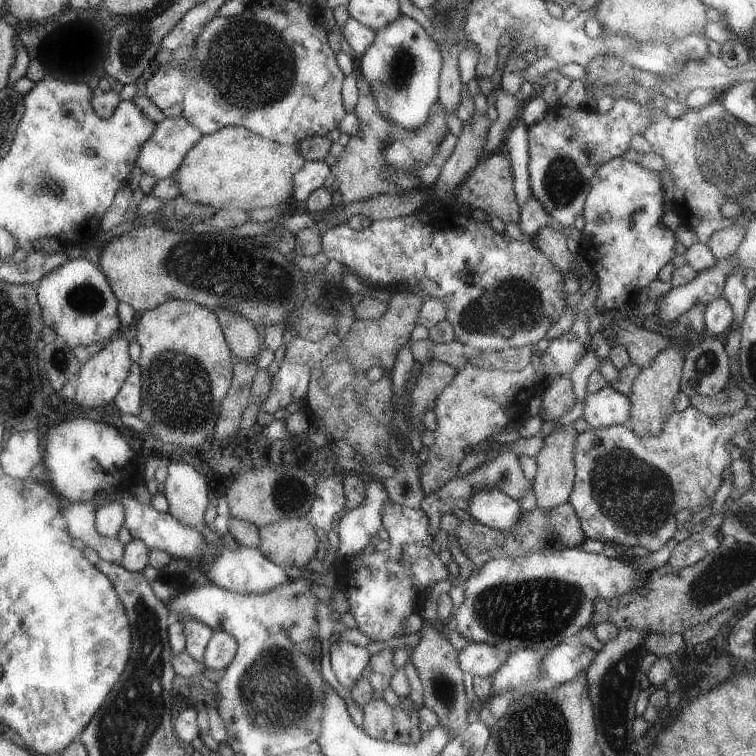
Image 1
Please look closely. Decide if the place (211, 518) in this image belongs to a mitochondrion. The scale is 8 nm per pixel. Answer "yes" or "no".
no

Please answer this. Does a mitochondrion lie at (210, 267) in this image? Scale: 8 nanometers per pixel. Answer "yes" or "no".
yes

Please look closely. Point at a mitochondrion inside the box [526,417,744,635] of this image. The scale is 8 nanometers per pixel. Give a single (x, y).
(637, 497)

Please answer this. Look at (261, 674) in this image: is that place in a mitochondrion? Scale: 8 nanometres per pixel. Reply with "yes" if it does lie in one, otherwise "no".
yes

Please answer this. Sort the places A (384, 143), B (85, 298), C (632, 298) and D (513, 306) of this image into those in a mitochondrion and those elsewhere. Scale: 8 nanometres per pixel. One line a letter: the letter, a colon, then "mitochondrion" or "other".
A: mitochondrion
B: mitochondrion
C: other
D: mitochondrion

